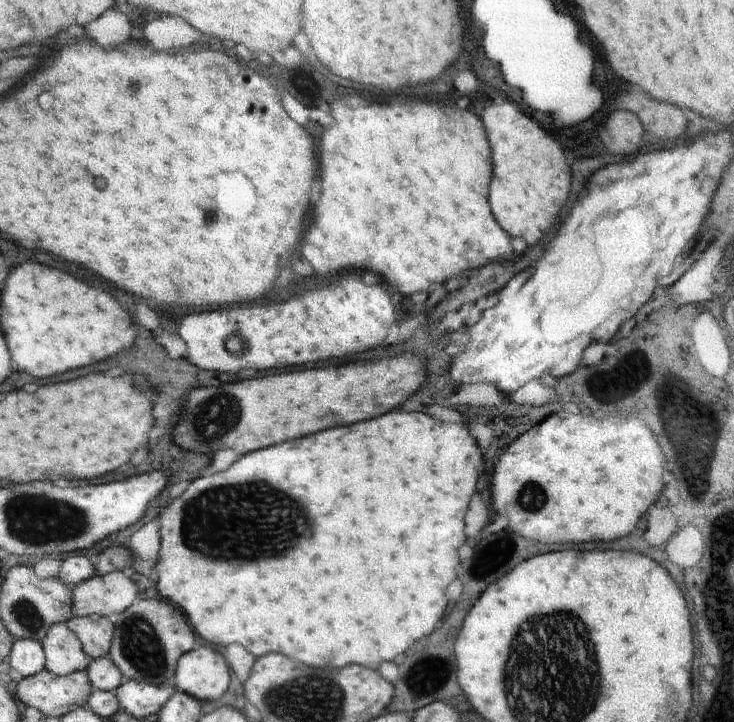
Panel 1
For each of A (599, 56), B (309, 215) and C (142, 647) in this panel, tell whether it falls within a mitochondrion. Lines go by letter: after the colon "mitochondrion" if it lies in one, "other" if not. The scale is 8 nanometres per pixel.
A: other
B: other
C: mitochondrion

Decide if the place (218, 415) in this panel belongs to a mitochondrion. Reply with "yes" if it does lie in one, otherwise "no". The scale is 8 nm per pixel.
yes

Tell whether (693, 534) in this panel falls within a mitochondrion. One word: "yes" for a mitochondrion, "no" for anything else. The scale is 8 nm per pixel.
no

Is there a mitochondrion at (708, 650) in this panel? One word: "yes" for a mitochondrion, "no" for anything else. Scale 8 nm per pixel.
no

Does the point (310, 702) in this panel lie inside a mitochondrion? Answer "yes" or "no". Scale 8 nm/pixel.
yes

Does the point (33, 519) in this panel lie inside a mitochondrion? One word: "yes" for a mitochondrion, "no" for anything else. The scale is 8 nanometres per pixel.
yes

